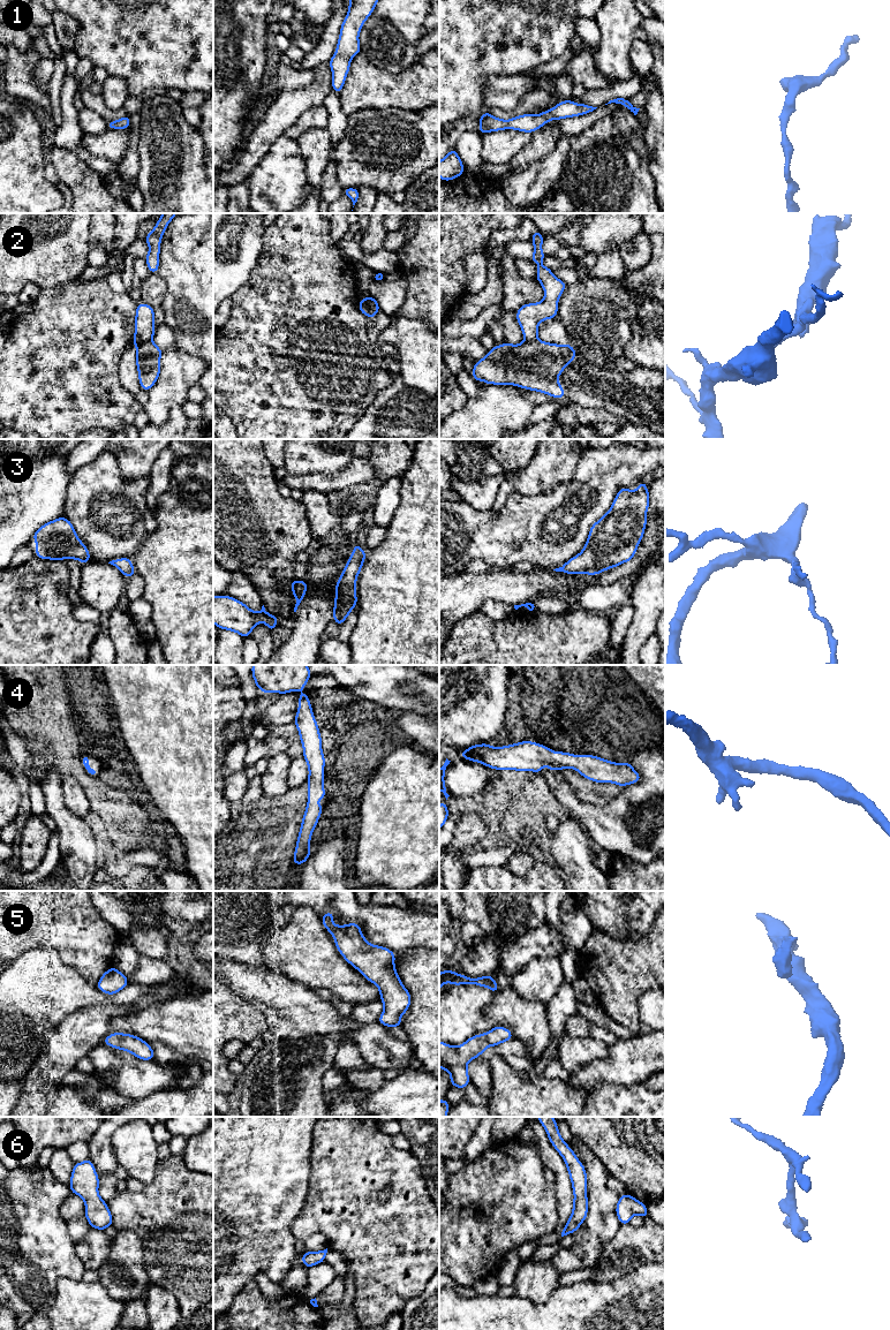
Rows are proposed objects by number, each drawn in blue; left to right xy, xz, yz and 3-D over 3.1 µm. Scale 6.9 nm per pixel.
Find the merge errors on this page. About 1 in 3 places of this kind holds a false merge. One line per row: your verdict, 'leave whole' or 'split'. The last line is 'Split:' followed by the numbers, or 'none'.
1: leave whole
2: split
3: leave whole
4: leave whole
5: leave whole
6: leave whole
Split: 2

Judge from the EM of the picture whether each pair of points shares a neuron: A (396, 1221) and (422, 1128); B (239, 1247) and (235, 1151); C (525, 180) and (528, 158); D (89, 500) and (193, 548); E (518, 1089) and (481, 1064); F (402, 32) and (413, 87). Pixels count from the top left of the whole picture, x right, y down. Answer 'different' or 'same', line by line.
A: different
B: same
C: different
D: different
E: different
F: different

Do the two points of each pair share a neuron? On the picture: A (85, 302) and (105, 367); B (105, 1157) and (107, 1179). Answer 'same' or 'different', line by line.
A: same
B: different

